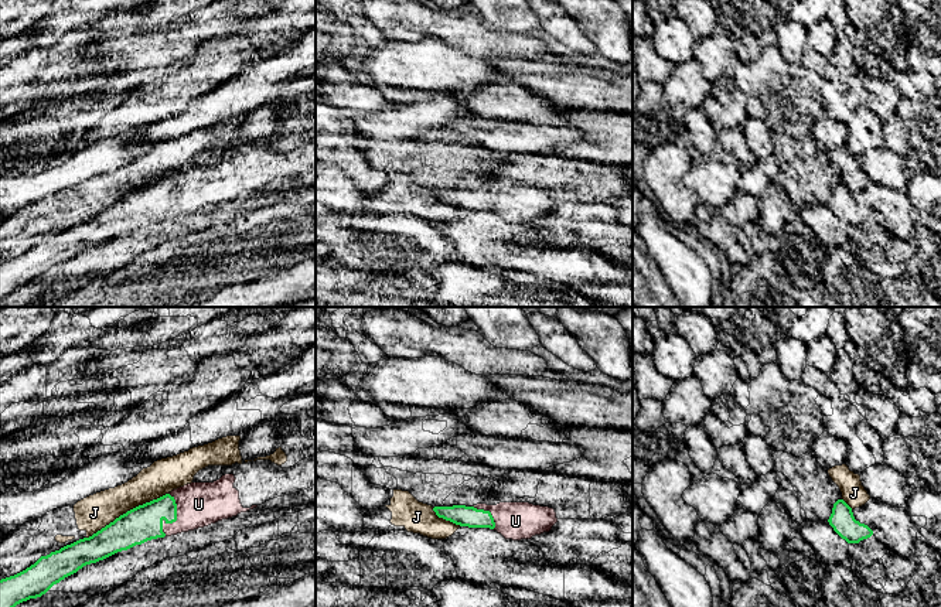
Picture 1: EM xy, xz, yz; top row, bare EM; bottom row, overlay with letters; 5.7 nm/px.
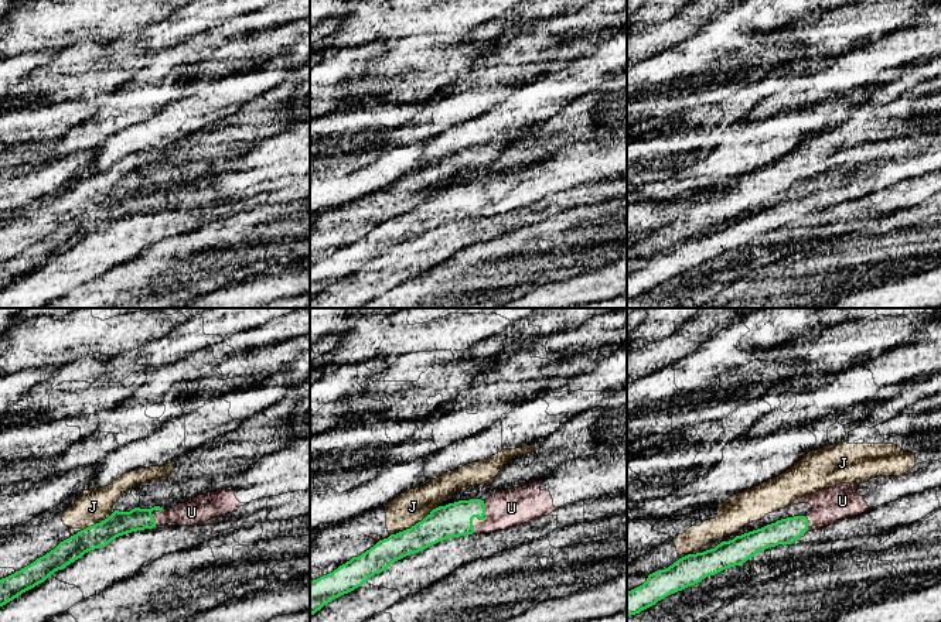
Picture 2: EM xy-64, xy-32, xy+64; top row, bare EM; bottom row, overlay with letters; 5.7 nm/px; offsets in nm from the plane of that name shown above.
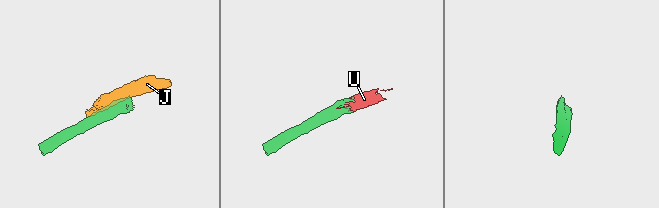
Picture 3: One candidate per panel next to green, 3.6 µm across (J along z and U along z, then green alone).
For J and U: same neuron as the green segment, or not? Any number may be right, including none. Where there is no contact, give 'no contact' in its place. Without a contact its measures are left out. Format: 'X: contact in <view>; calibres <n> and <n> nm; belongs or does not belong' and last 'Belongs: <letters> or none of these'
J: contact in xy; calibres 200 and 200 nm; does not belong
U: contact in xy; calibres 200 and 260 nm; belongs
Belongs: U

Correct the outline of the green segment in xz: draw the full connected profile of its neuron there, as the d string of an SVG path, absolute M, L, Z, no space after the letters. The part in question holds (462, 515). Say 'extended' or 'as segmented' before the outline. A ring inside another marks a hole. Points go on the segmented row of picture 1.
extended; M500 502L497 505L477 504L473 507L434 507L439 518L460 526L490 528L505 539L531 539L549 532L558 522L553 508L529 502Z

